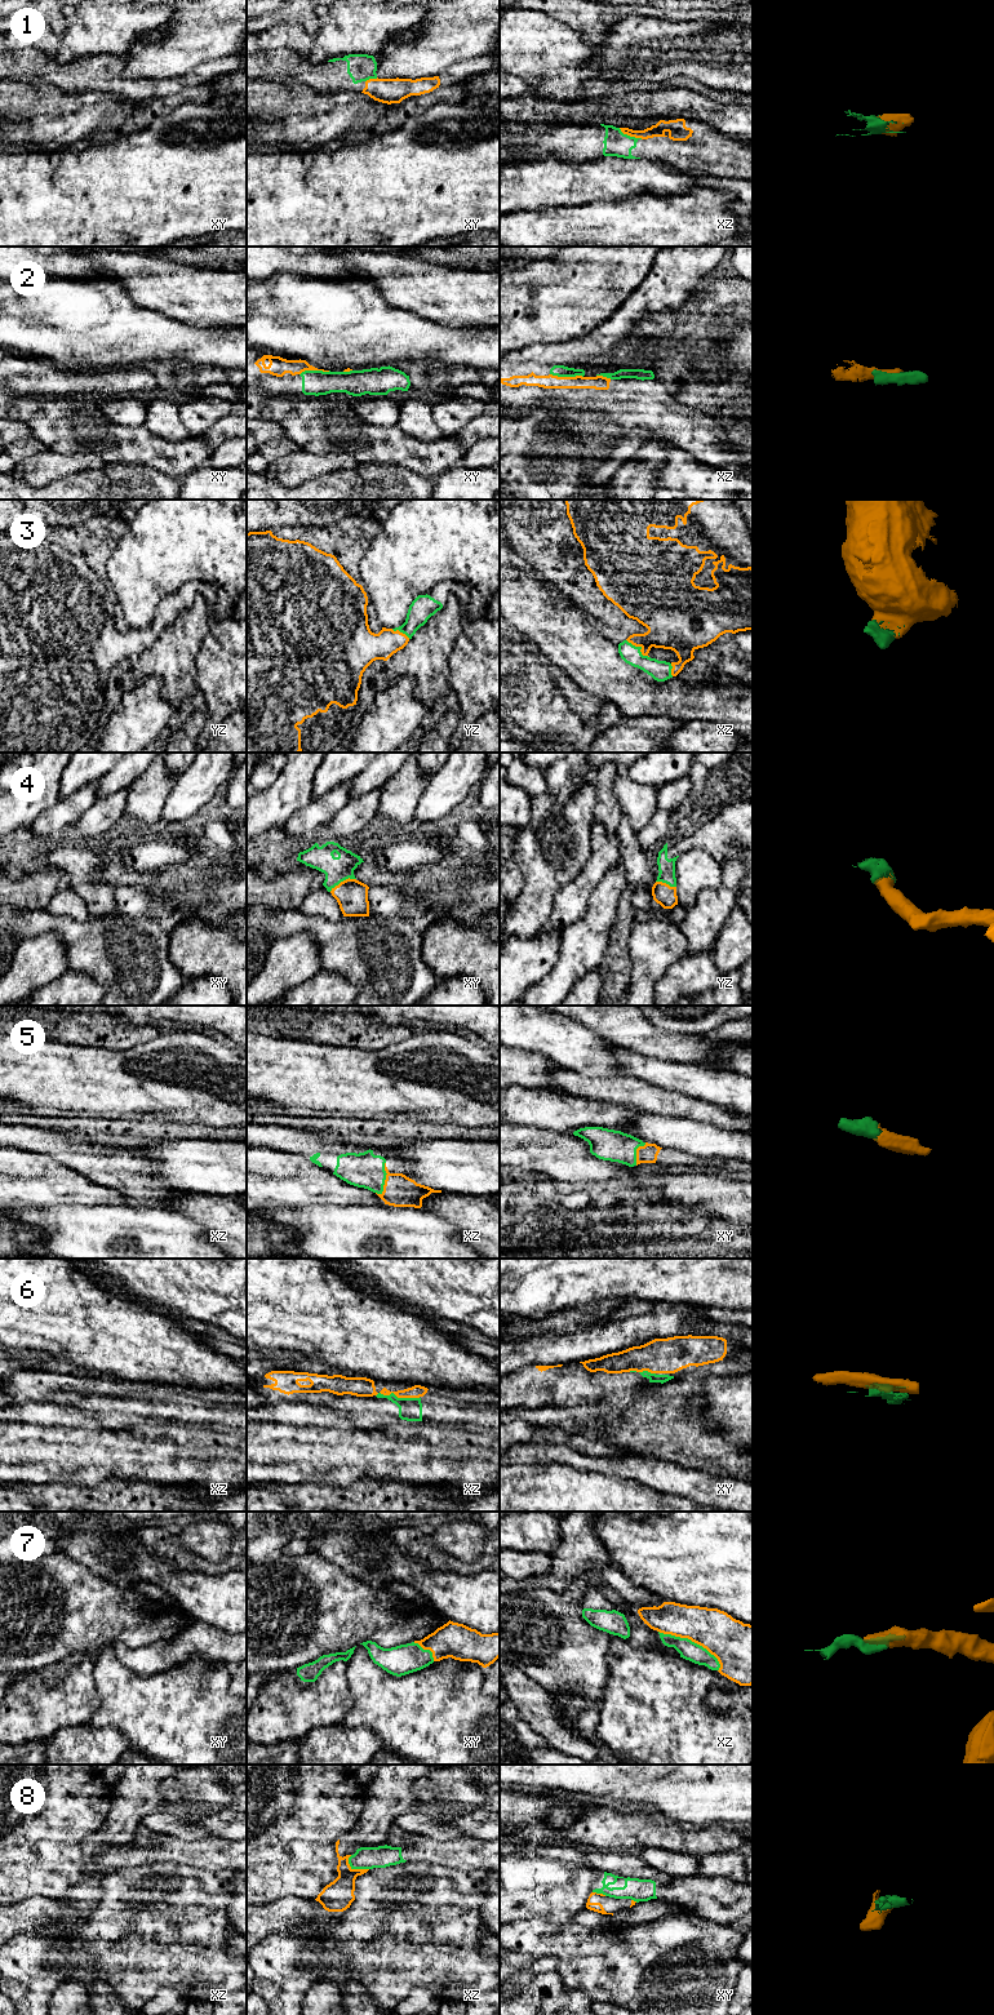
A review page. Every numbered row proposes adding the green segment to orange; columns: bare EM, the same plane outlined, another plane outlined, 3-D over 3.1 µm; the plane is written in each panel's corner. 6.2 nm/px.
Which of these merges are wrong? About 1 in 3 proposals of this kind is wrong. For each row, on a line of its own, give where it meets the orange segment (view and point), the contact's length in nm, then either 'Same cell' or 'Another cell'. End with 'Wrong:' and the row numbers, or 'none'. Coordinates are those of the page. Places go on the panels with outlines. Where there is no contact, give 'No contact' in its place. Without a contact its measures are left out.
1: Touches orange at xz (630, 136). Shared border 170 nm. Same cell
2: Touches orange at xz (567, 377). Shared border 200 nm. Same cell
3: Touches orange at xz (639, 646). Shared border 180 nm. Same cell
4: Touches orange at xy (344, 880). Shared border 190 nm. Same cell
5: Touches orange at xz (386, 1179). Shared border 220 nm. Same cell
6: Touches orange at xz (398, 1397). Shared border 280 nm. Same cell
7: Touches orange at xz (693, 1641). Shared border 460 nm. Same cell
8: Touches orange at xz (355, 1869). Shared border 150 nm. Another cell
Wrong: 8

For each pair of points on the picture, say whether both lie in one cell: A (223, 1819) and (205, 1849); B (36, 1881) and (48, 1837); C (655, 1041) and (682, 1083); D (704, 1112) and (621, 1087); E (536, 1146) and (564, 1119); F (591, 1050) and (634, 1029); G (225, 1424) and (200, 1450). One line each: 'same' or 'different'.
A: different
B: same
C: different
D: same
E: different
F: different
G: different

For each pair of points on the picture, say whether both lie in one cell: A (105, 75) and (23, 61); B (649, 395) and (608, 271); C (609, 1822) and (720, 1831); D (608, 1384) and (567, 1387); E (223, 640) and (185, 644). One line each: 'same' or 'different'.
A: same
B: different
C: same
D: same
E: different

